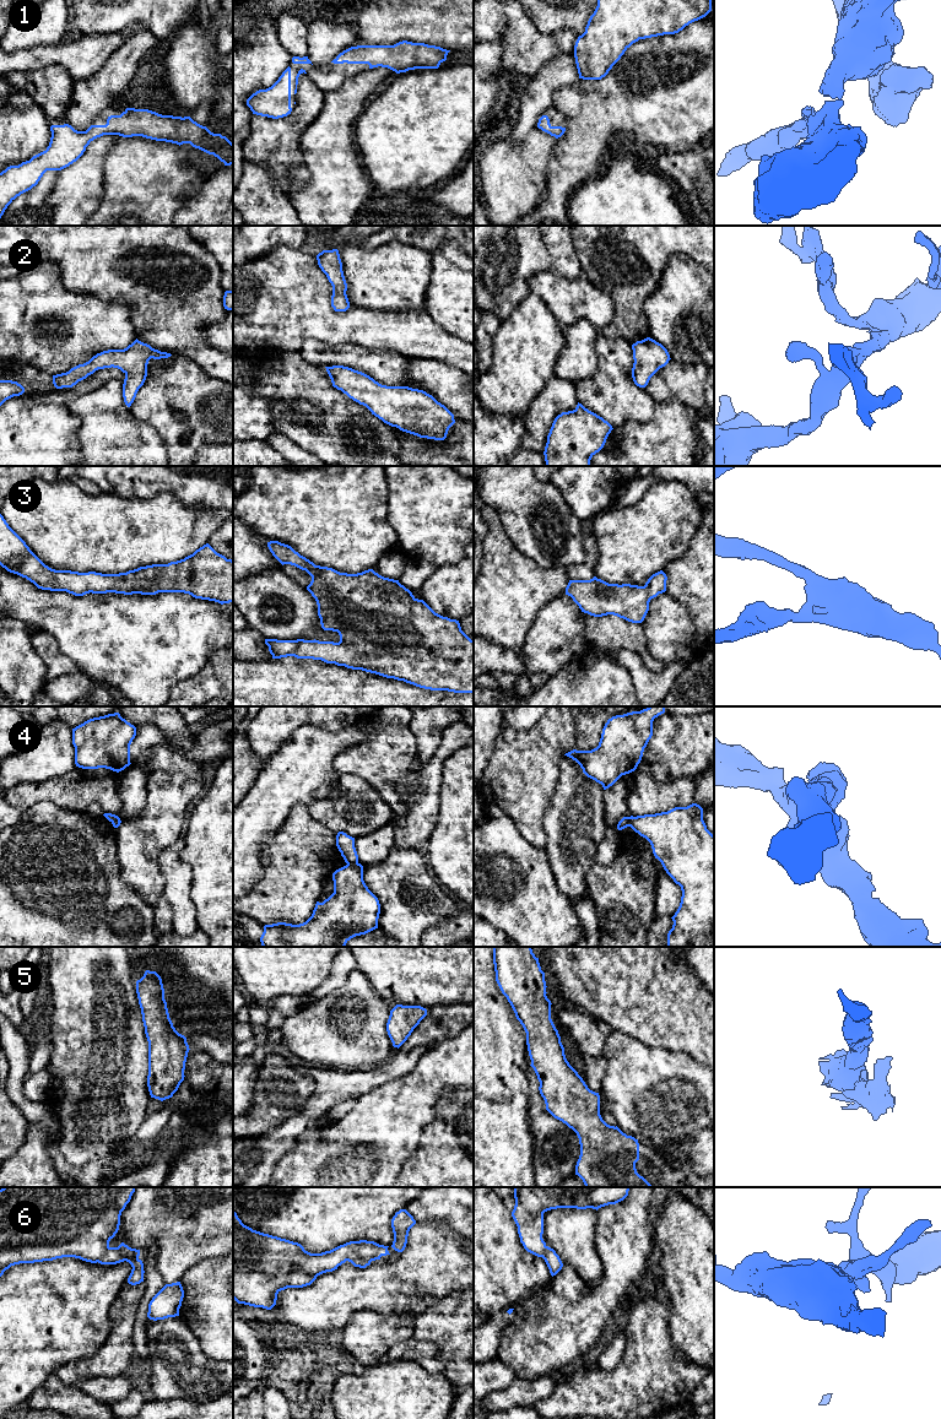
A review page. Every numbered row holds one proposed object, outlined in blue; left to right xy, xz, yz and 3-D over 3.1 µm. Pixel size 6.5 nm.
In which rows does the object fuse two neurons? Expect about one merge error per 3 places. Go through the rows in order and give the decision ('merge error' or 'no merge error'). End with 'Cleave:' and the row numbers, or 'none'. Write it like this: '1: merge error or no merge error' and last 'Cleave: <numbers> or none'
1: no merge error
2: no merge error
3: no merge error
4: merge error
5: no merge error
6: no merge error
Cleave: 4

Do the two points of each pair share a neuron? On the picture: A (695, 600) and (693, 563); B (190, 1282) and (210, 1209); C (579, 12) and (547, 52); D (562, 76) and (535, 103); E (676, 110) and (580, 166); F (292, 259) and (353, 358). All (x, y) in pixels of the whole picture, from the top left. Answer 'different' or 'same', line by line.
A: same
B: different
C: different
D: same
E: same
F: different

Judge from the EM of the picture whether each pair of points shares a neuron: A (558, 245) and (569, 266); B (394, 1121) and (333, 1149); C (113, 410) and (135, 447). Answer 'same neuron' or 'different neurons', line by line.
A: same neuron
B: same neuron
C: same neuron

